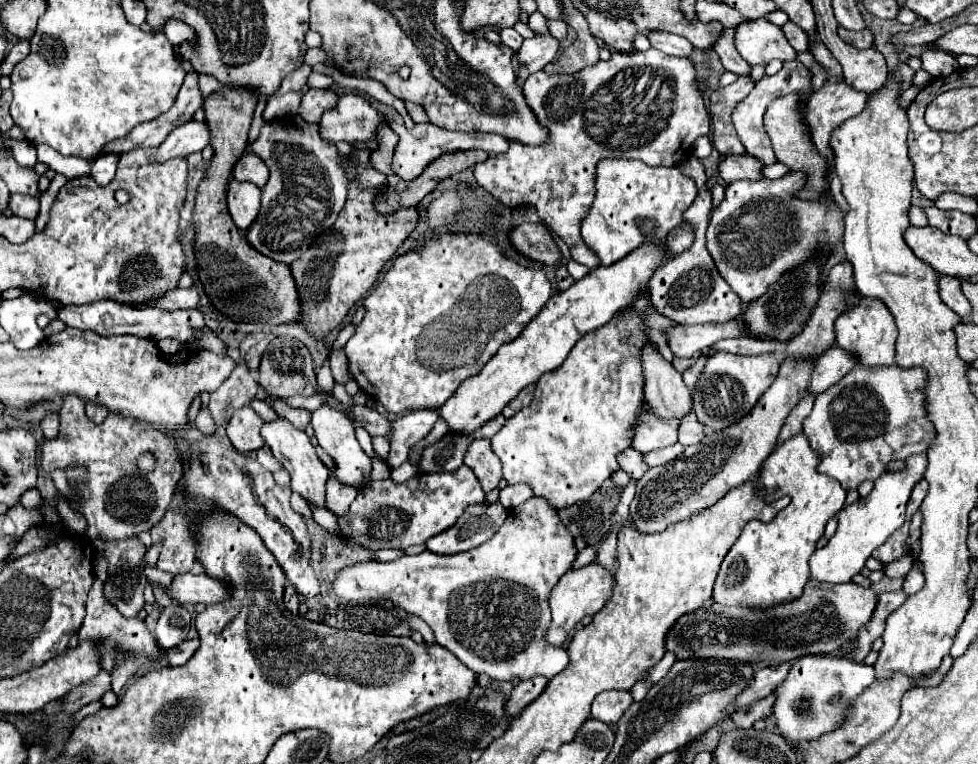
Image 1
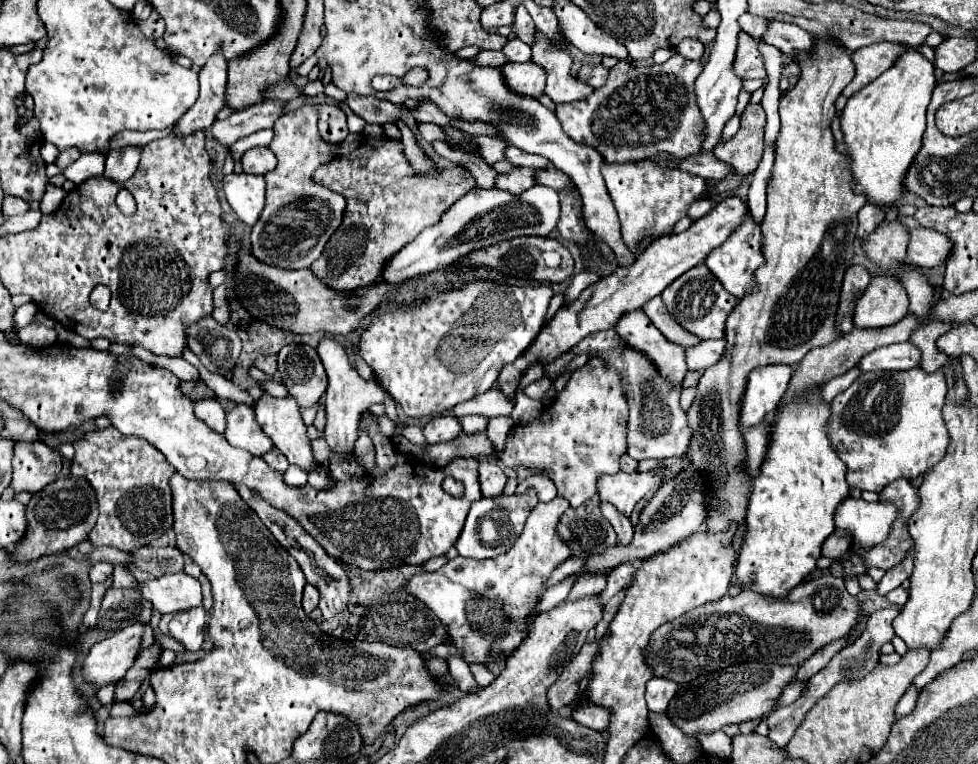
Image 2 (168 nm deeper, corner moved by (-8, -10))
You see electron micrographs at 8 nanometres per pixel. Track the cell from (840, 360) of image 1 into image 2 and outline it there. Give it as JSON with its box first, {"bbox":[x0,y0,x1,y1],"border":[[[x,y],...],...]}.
{"bbox":[855,343,919,373],"border":[[[895,343],[867,353],[855,365],[861,373],[867,371],[903,371],[919,365],[919,349],[911,343]]]}

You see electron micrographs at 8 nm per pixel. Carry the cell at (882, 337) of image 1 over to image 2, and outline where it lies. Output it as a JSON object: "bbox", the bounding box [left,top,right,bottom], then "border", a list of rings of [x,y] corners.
{"bbox":[853,277,907,327],"border":[[[873,277],[867,291],[855,305],[853,325],[863,327],[889,327],[907,315],[907,293],[893,277]]]}

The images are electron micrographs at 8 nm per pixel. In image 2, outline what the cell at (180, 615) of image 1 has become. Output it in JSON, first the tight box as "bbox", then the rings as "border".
{"bbox":[169,607,207,651],"border":[[[203,607],[179,611],[169,623],[169,633],[185,647],[185,651],[197,651],[201,649],[201,643],[205,639],[205,623],[207,611]]]}

